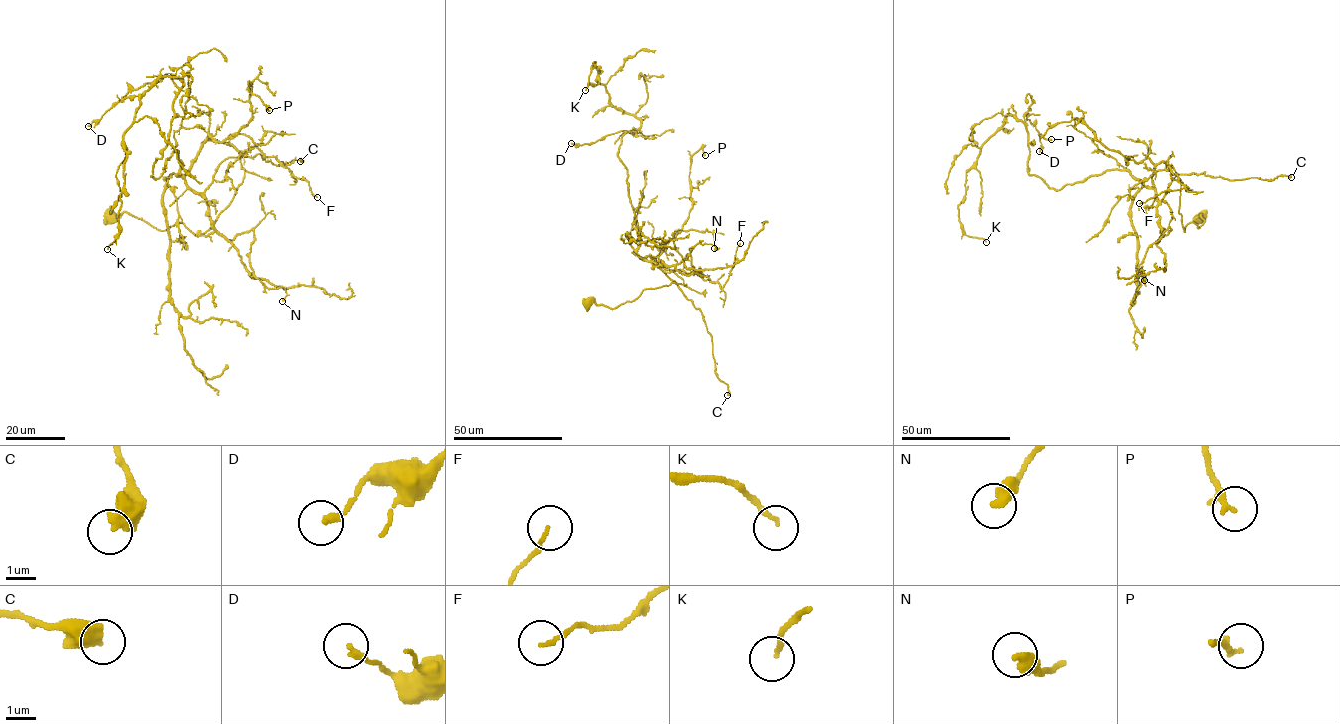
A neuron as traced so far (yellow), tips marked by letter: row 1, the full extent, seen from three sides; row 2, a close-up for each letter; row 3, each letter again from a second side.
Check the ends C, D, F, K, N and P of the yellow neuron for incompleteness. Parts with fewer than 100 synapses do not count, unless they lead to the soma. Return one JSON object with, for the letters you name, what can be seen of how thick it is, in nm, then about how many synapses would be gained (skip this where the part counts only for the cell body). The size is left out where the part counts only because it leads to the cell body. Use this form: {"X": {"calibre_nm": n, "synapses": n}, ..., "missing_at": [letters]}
{"missing_at": []}

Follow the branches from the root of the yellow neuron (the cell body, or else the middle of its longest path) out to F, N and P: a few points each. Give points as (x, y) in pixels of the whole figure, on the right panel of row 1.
F: (1199, 218), (1199, 228), (1190, 222), (1184, 231), (1181, 181), (1167, 164), (1185, 186), (1139, 203)
N: (1199, 218), (1184, 231), (1181, 181), (1161, 161), (1152, 184), (1161, 235), (1171, 230), (1148, 248), (1144, 280)
P: (1199, 218), (1184, 231), (1181, 181), (1164, 161), (1128, 160), (1074, 119), (1049, 128), (1051, 139)

